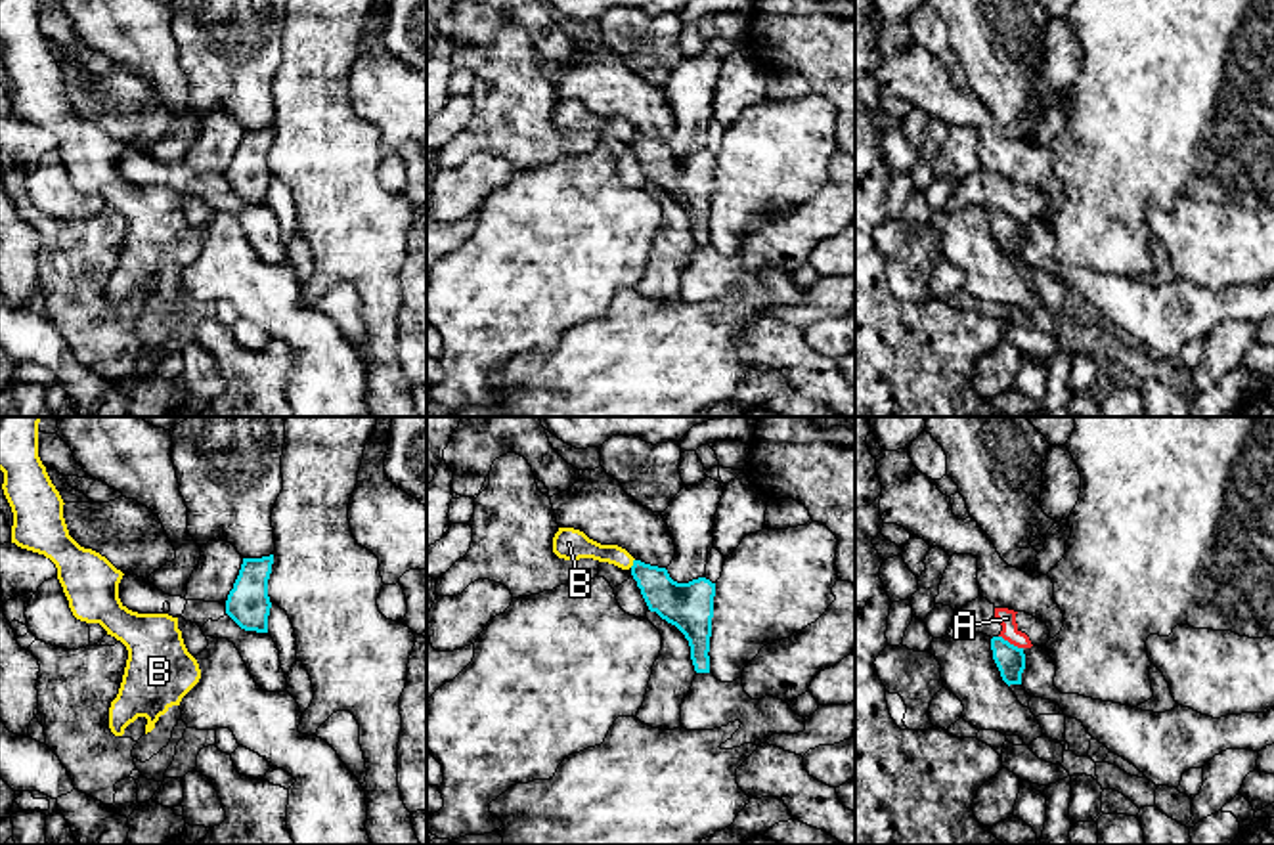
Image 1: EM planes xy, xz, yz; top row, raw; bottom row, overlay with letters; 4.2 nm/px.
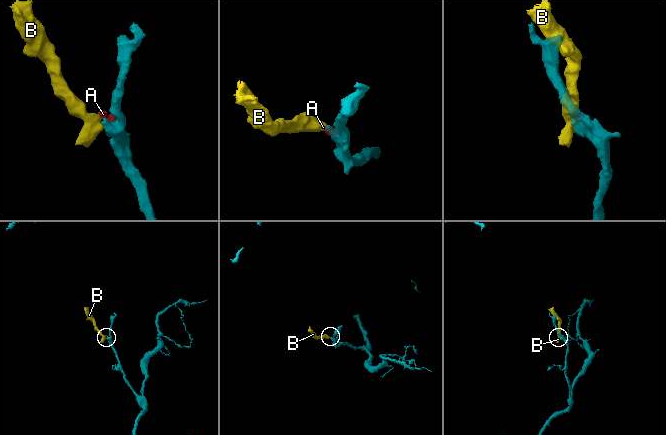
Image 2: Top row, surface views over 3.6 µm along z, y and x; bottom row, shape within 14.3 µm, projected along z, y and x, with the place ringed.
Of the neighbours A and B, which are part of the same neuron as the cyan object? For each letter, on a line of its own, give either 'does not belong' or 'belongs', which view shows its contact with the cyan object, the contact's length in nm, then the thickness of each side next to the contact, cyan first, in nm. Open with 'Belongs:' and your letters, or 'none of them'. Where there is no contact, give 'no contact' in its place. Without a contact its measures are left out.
Belongs: none of them
A: does not belong; meets cyan in yz; contact 120 nm long; 130 nm thick on the cyan side, 70 nm on the other
B: does not belong; meets cyan in xz; contact 40 nm long; 180 nm thick on the cyan side, 110 nm on the other

